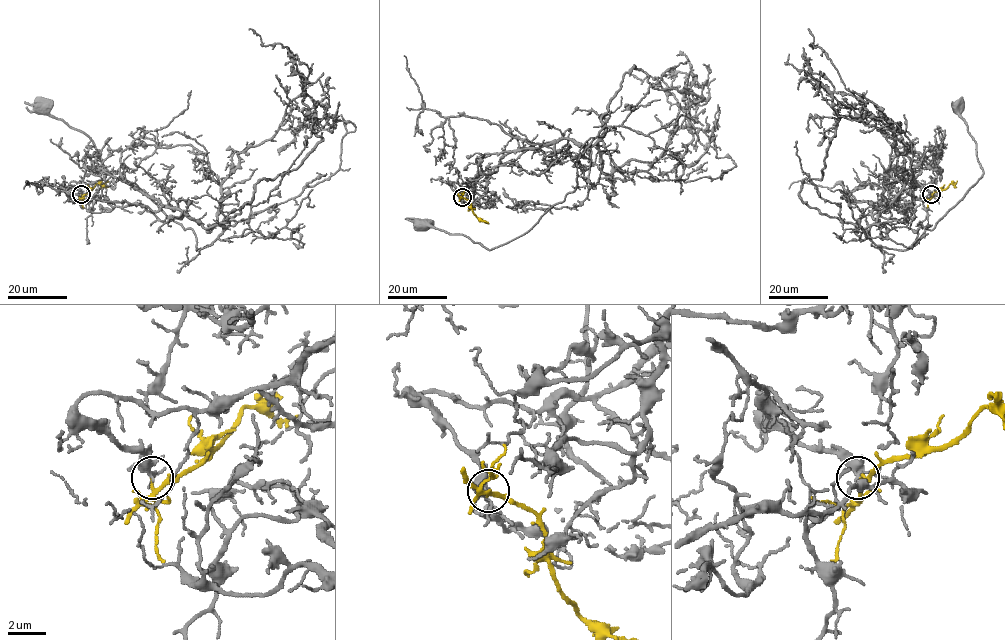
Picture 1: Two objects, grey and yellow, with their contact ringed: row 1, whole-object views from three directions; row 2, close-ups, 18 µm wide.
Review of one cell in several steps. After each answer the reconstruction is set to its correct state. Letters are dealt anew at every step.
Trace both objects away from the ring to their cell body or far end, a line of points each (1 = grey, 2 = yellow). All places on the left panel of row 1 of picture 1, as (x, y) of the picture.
1: (81, 194), (71, 181), (118, 169), (222, 232), (196, 250), (191, 229), (41, 108)
2: (81, 194), (83, 196), (96, 184), (102, 185), (108, 181)

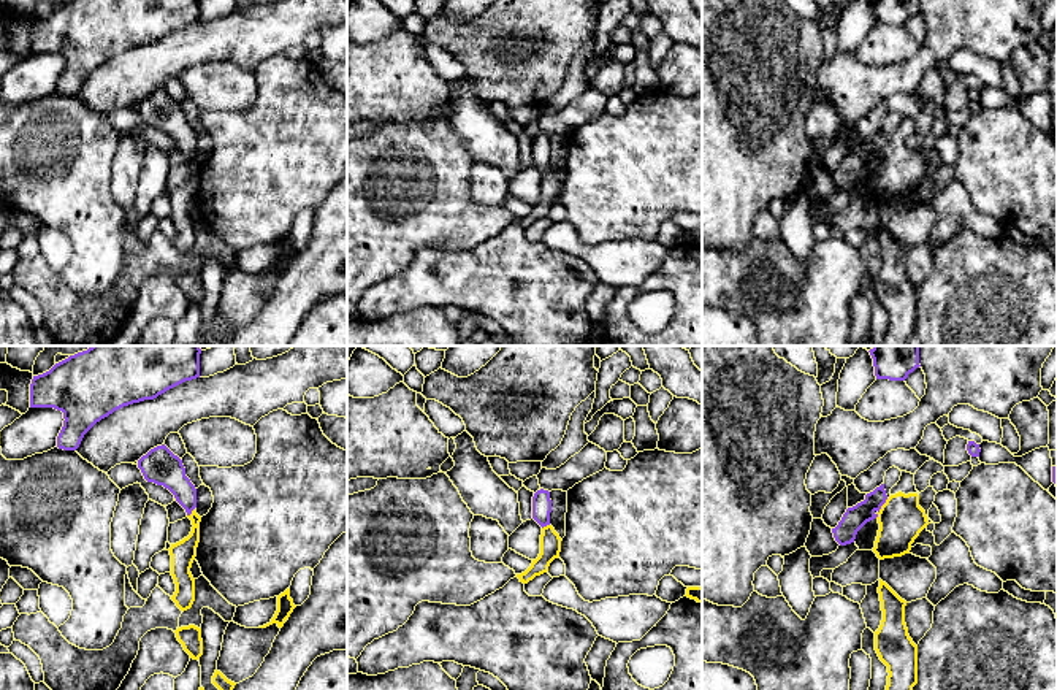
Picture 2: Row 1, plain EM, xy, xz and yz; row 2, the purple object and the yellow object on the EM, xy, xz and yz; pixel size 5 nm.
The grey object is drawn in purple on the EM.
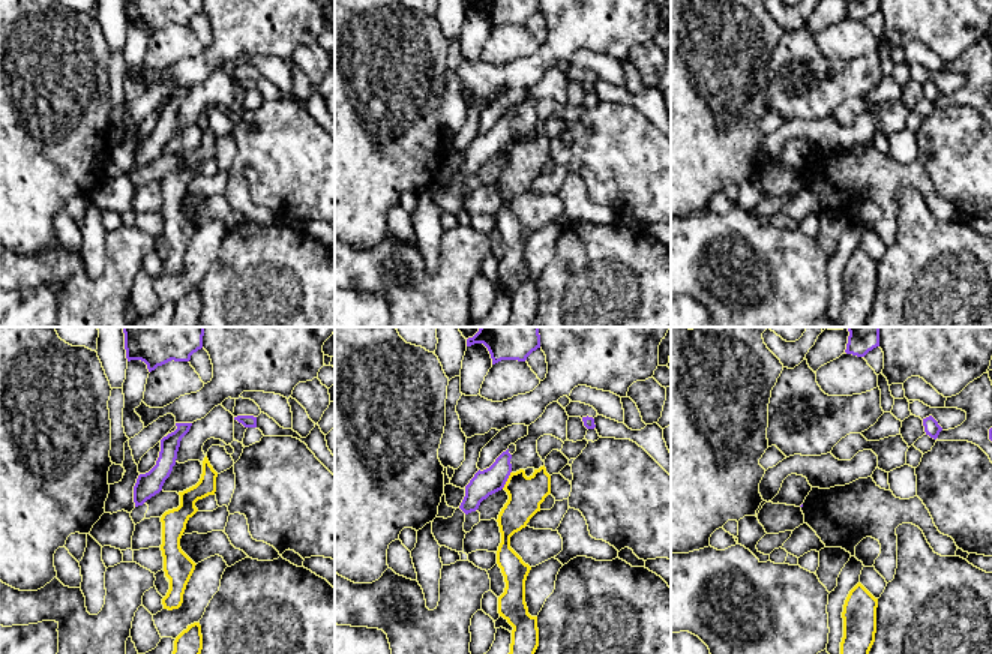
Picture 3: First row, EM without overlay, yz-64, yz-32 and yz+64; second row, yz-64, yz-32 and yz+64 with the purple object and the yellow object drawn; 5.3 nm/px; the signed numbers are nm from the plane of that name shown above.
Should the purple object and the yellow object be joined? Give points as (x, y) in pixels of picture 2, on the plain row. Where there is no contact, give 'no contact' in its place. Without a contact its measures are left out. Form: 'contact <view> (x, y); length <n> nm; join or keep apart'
contact yz (880, 153); length 120 nm; keep apart

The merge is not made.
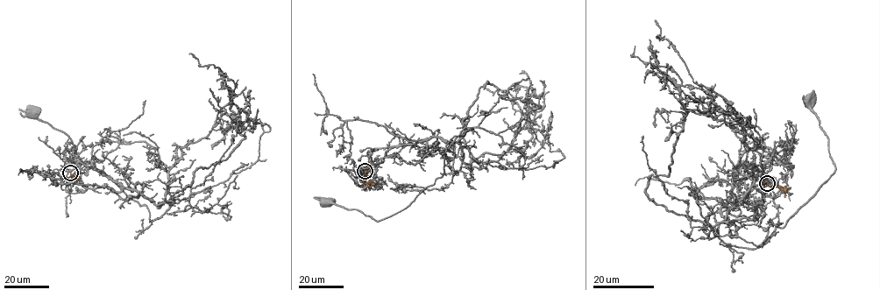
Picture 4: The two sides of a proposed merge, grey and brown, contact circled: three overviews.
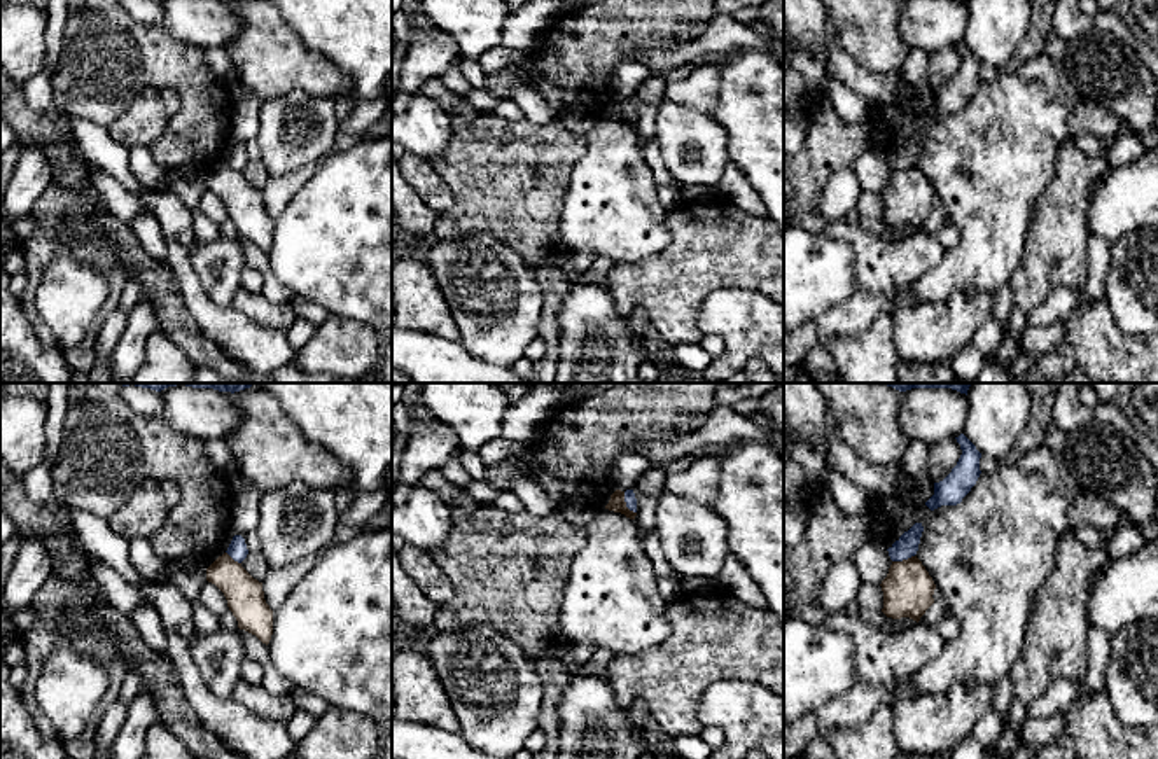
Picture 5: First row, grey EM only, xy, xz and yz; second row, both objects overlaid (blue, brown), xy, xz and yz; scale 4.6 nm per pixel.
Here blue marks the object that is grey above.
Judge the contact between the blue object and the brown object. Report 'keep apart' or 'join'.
keep apart

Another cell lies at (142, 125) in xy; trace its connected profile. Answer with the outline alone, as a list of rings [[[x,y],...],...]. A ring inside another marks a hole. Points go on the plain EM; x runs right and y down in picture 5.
[[[147,87],[138,93],[126,112],[108,126],[108,131],[112,138],[126,149],[152,149],[168,129],[168,122],[170,115],[163,107],[159,87]]]

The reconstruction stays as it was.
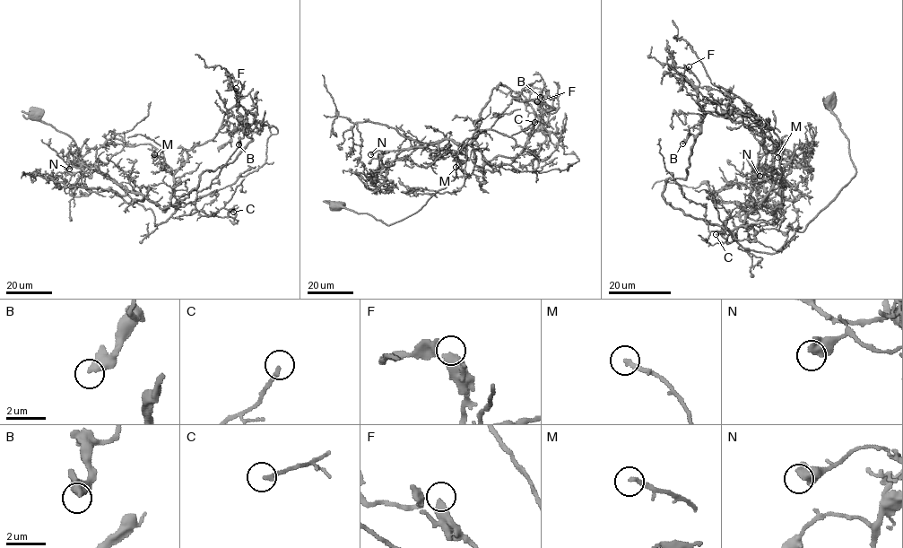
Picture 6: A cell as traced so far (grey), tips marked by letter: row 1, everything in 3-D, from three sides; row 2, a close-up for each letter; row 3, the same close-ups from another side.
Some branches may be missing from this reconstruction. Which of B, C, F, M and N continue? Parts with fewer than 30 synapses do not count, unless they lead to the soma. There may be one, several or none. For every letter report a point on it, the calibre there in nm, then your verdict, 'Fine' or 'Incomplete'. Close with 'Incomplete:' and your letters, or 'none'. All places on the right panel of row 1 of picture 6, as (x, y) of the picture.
B: Place: (682, 143). Thickness 440 nm. Fine
C: Place: (716, 234). Thickness 200 nm. Fine
F: Place: (689, 66). Thickness 360 nm. Incomplete
M: Place: (777, 157). Thickness 200 nm. Incomplete
N: Place: (759, 176). Thickness 600 nm. Fine
Incomplete: F, M

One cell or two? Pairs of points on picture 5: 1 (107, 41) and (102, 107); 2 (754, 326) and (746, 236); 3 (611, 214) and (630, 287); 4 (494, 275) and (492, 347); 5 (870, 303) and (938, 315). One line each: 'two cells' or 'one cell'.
1: one cell
2: two cells
3: two cells
4: one cell
5: two cells

